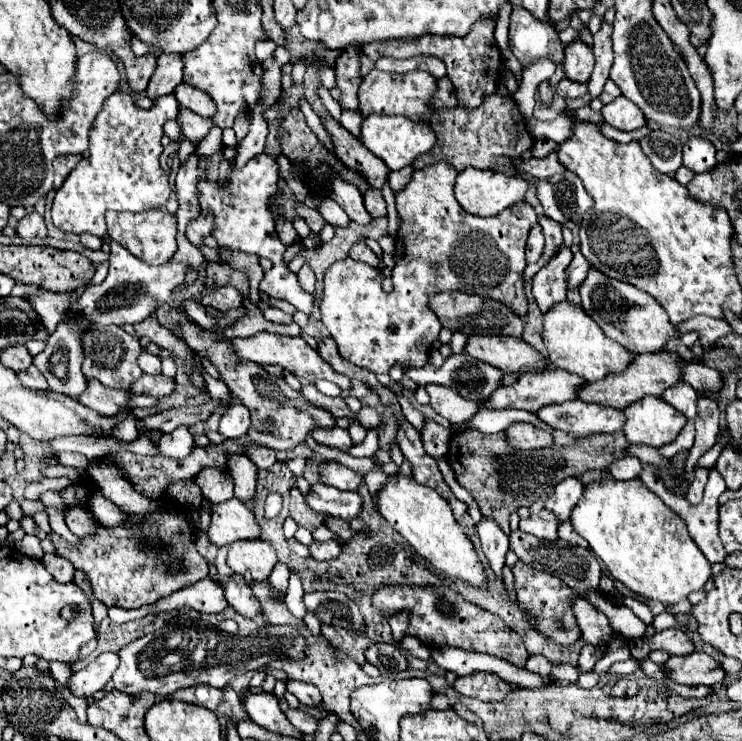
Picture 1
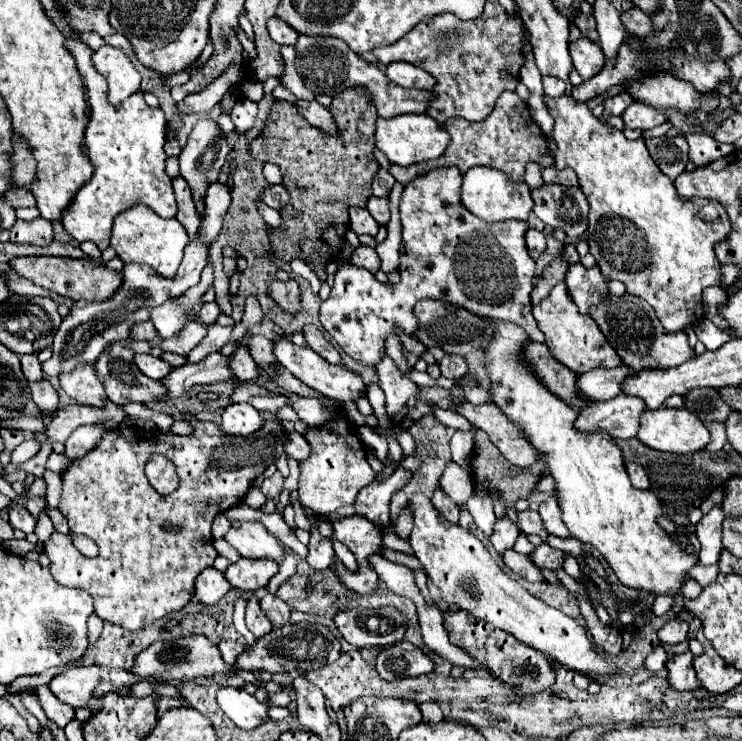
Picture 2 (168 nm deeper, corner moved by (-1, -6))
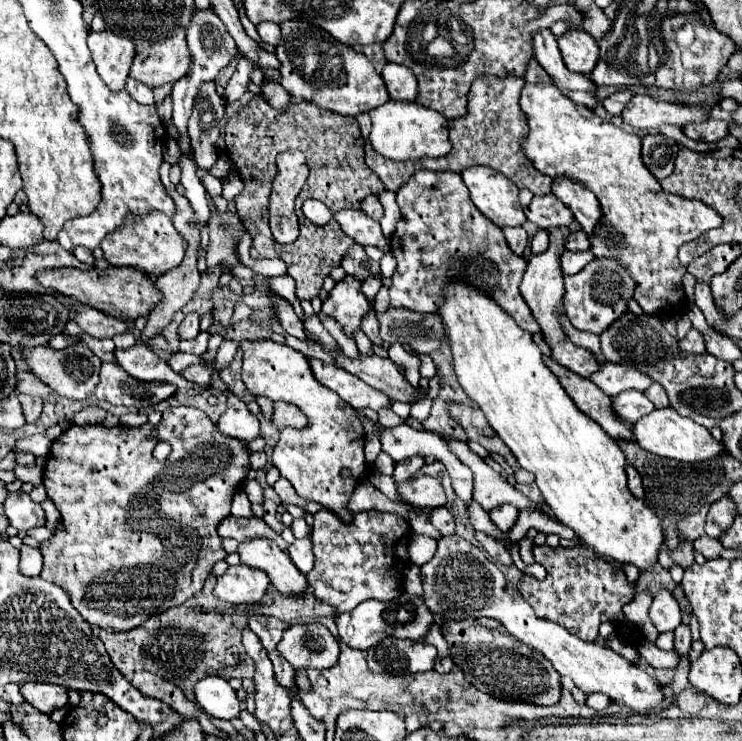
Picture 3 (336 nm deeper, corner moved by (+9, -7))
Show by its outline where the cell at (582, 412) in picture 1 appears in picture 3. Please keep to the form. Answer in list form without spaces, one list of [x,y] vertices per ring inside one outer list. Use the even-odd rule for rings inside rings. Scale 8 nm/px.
[[[622,391],[622,395],[614,397],[612,405],[614,405],[614,411],[618,413],[618,417],[626,423],[636,423],[638,419],[652,413],[652,409],[654,409],[650,399],[638,391]]]

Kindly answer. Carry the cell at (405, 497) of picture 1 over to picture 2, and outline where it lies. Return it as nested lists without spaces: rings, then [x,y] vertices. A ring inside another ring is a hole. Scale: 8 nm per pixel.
[[[412,494],[408,500],[414,526],[410,532],[410,546],[420,560],[422,568],[440,590],[444,604],[462,608],[472,616],[494,624],[500,630],[514,634],[520,642],[548,654],[552,660],[570,666],[572,670],[588,670],[596,674],[614,672],[614,664],[608,664],[606,656],[598,654],[592,646],[586,628],[570,616],[546,606],[542,600],[530,596],[516,580],[500,570],[482,542],[466,528],[448,522],[426,494]]]

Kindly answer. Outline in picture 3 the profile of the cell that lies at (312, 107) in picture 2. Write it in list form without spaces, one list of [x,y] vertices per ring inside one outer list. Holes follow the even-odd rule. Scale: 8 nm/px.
[[[264,81],[264,83],[260,85],[260,89],[262,89],[262,97],[264,97],[272,107],[276,107],[276,109],[286,109],[286,107],[290,105],[290,95],[288,95],[288,91],[286,91],[280,83],[276,83],[276,81]]]

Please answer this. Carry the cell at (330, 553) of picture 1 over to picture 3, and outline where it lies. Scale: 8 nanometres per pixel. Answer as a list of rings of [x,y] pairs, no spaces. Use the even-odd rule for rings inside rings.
[[[296,539],[290,547],[288,547],[290,559],[294,561],[294,565],[306,575],[308,571],[312,571],[314,567],[314,553],[312,553],[312,541],[310,539]]]

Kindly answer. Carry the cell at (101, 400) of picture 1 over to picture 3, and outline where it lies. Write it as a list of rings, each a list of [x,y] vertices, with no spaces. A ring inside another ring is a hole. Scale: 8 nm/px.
[[[76,343],[76,345],[70,345],[66,349],[54,349],[50,345],[44,345],[44,347],[22,347],[20,353],[22,353],[22,359],[28,363],[30,371],[38,379],[42,379],[46,385],[50,385],[62,397],[70,397],[70,399],[82,401],[88,395],[92,395],[94,387],[98,385],[98,373],[100,373],[102,361],[84,343]]]

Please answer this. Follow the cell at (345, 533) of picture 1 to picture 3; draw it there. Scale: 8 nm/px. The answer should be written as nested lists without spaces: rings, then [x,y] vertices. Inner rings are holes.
[[[320,509],[314,515],[312,543],[316,565],[306,575],[314,597],[334,607],[336,615],[352,611],[366,599],[392,601],[404,593],[404,569],[410,565],[408,543],[412,527],[396,513],[362,511],[354,515],[350,525],[342,523],[334,513]],[[316,531],[316,535],[314,535]]]

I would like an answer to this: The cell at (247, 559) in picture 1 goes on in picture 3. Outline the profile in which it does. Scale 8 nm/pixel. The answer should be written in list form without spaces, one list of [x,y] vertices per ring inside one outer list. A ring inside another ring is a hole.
[[[240,563],[218,577],[214,595],[230,605],[250,605],[258,603],[264,597],[268,585],[270,583],[264,571]]]

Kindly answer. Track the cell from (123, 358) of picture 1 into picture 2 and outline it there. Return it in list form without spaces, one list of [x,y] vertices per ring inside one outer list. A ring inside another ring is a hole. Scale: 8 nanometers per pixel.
[[[116,342],[110,344],[108,350],[104,350],[96,360],[96,376],[104,384],[108,398],[114,404],[128,404],[128,402],[160,402],[166,400],[166,390],[160,386],[160,382],[152,382],[150,378],[144,378],[140,370],[136,370],[136,364],[132,362],[134,352]]]

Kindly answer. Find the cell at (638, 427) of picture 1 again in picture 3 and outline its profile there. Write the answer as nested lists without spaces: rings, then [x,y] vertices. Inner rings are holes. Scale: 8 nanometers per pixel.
[[[672,407],[666,409],[654,409],[650,415],[642,417],[638,423],[634,423],[634,435],[636,443],[646,449],[648,453],[684,461],[684,463],[696,463],[696,461],[708,461],[716,459],[718,455],[724,455],[726,449],[722,443],[718,443],[710,431],[698,423],[694,423],[690,417],[682,417],[674,413]]]

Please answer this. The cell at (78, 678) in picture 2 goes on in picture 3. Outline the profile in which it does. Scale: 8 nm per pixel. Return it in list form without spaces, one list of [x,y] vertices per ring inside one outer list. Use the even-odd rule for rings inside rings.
[[[24,683],[20,685],[20,693],[26,703],[36,707],[38,711],[50,715],[52,711],[64,707],[68,703],[68,695],[64,687],[48,685],[48,683]]]

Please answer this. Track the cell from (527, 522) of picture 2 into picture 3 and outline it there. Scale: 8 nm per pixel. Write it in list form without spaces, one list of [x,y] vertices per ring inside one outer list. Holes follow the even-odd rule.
[[[502,505],[502,507],[496,507],[494,511],[488,511],[488,515],[502,533],[508,533],[510,527],[514,525],[514,521],[518,519],[518,509],[510,507],[510,505]]]

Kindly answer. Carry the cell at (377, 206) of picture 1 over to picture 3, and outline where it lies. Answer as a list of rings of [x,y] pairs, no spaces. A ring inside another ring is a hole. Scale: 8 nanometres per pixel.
[[[368,195],[368,197],[362,201],[362,211],[364,211],[368,217],[372,217],[374,221],[380,221],[382,215],[384,215],[384,211],[382,211],[382,205],[380,205],[380,201],[378,201],[378,195]]]

